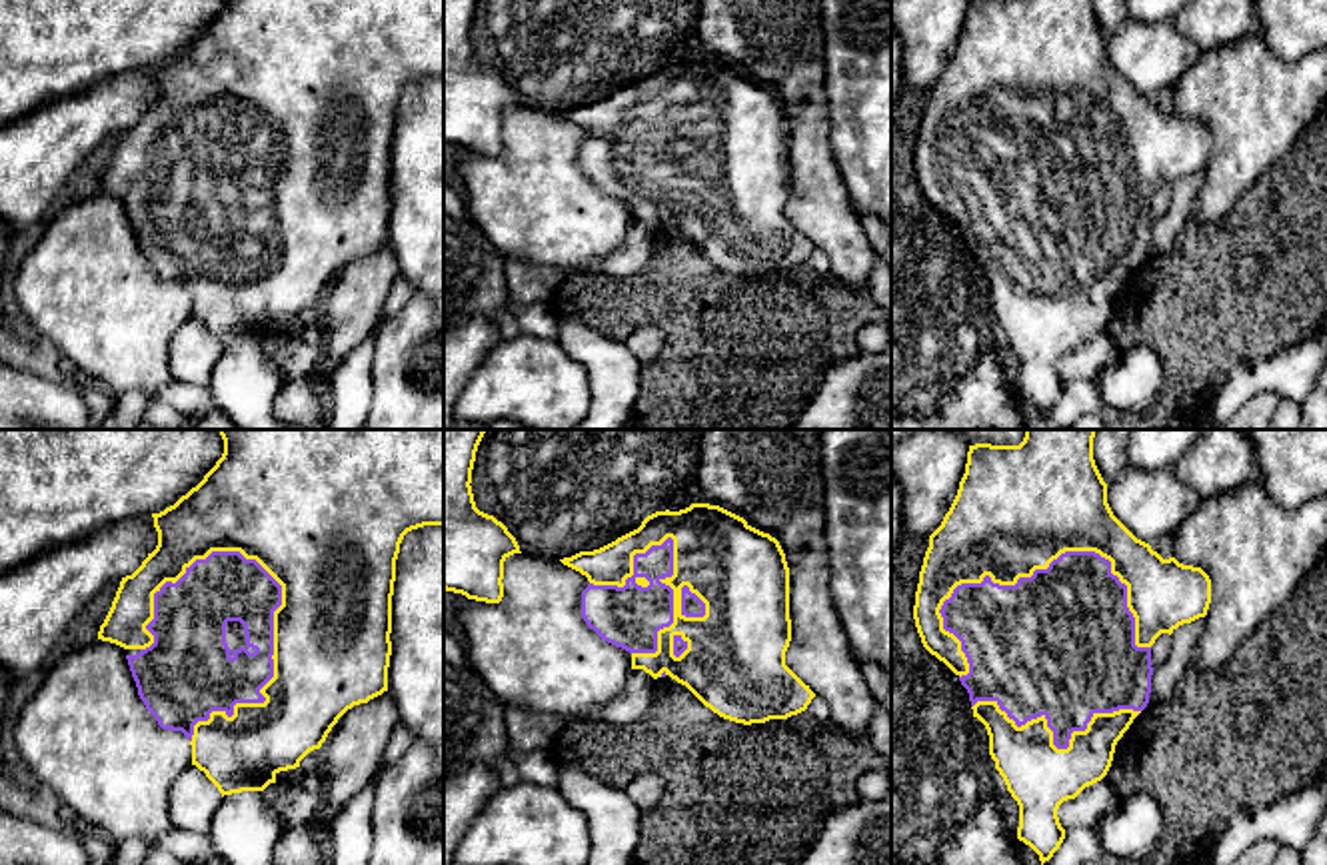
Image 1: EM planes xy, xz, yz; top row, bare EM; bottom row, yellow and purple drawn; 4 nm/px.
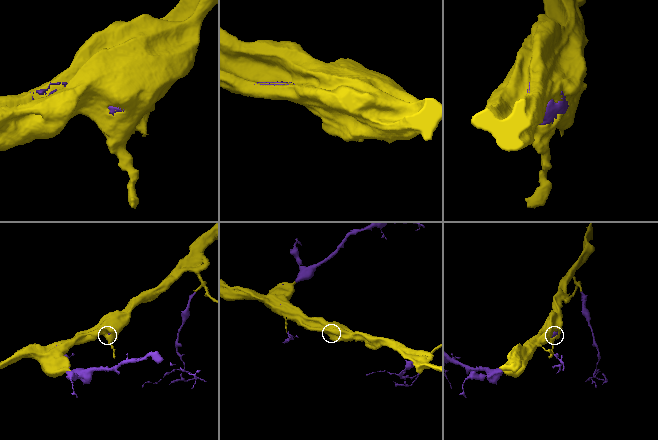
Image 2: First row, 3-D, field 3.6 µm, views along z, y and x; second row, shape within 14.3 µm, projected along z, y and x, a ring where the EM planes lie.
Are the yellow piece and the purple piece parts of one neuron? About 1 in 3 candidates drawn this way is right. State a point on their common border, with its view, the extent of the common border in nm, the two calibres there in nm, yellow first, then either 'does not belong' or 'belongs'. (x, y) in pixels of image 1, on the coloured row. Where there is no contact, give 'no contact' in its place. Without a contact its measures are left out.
xy (274, 670) | 800 nm | 460/240 nm | belongs

